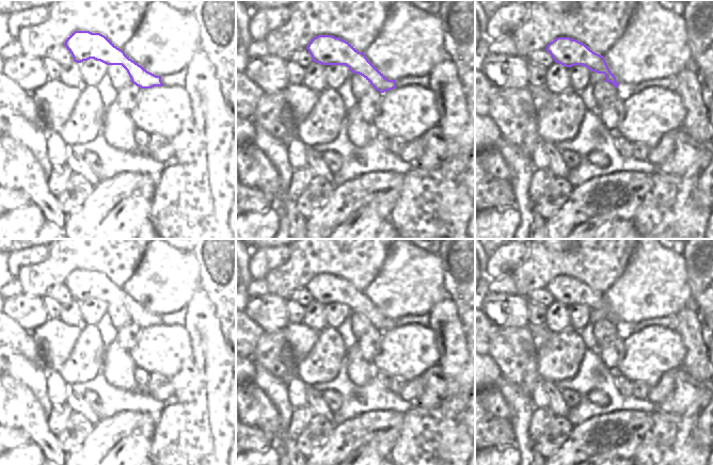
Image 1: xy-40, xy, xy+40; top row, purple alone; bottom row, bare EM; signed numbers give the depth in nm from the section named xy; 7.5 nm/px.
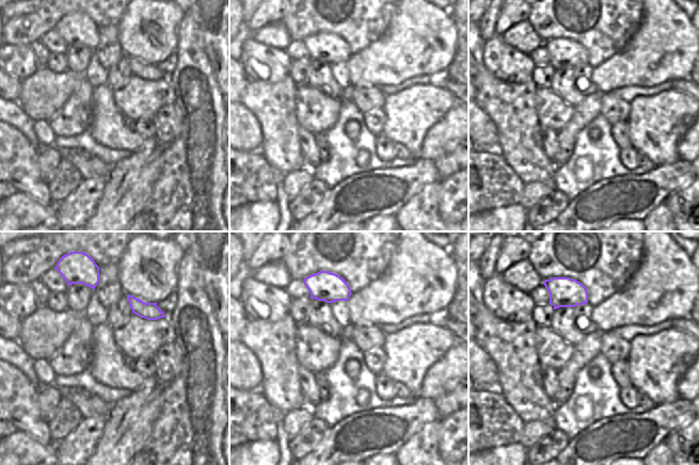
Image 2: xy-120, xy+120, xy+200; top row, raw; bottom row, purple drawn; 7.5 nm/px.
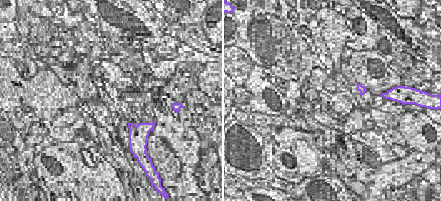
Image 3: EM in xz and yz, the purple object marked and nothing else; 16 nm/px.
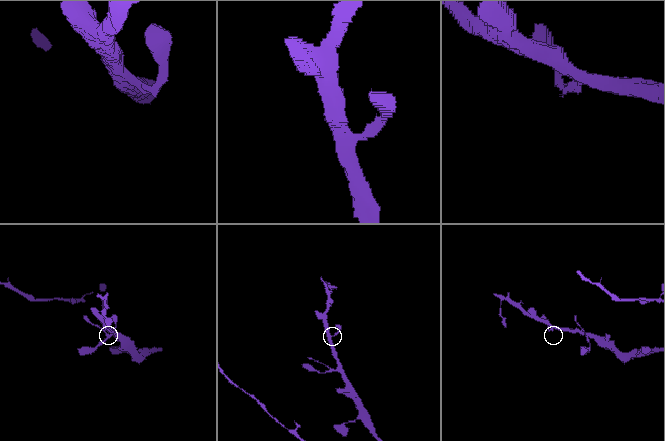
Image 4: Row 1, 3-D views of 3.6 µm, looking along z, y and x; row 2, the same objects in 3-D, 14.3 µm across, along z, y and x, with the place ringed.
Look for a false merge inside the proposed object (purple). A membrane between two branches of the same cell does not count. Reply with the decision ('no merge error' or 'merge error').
no merge error

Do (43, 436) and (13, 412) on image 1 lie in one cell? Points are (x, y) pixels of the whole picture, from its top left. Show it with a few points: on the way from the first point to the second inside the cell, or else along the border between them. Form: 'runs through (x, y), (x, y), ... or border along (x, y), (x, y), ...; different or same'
runs through (35, 429), (20, 414); same

